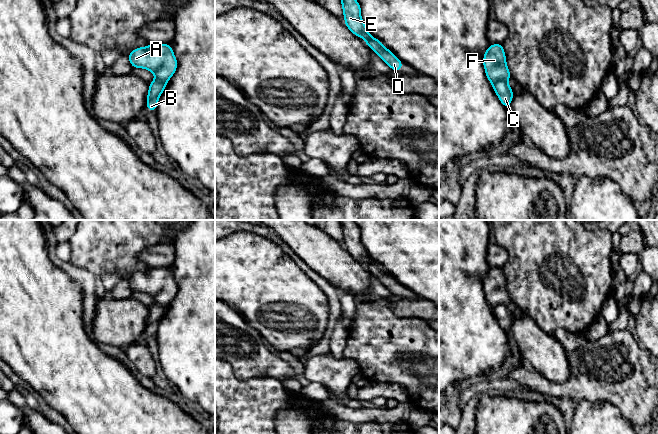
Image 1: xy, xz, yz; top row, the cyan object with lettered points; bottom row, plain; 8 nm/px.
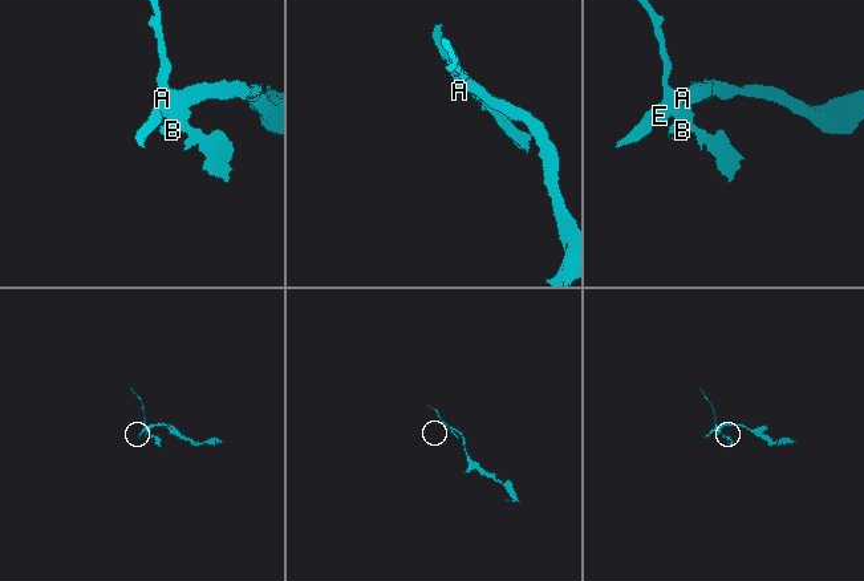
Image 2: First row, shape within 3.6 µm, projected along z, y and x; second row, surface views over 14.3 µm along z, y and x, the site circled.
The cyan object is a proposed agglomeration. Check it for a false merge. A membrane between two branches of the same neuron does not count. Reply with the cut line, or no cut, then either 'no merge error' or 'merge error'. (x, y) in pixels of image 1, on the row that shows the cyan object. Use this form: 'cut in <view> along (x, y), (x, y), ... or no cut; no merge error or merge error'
cut in xz along (366, 41), (375, 41), (388, 51); merge error

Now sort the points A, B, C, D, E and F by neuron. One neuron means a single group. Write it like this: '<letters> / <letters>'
A E F / B C D

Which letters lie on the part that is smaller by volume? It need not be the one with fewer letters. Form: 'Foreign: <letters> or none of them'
Foreign: B, C, D

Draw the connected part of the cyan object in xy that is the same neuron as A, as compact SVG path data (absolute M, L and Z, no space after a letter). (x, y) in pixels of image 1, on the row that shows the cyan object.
M169 43L138 47L127 56L133 68L147 69L154 73L156 80L163 83L170 80L178 67L178 62Z

